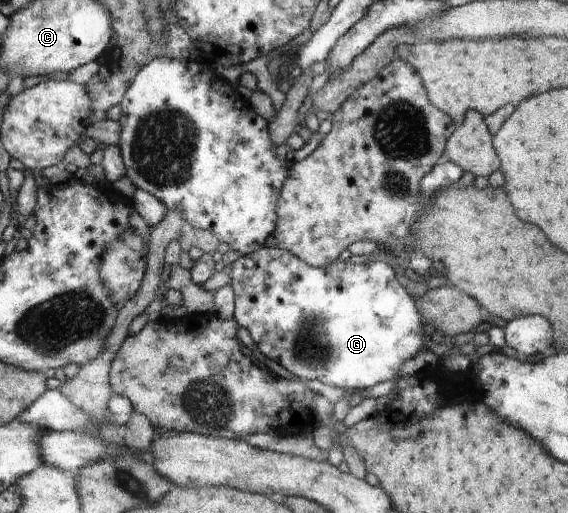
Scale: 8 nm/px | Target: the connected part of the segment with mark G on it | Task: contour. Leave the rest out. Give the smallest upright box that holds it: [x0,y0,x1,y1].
[227,248,424,391]

